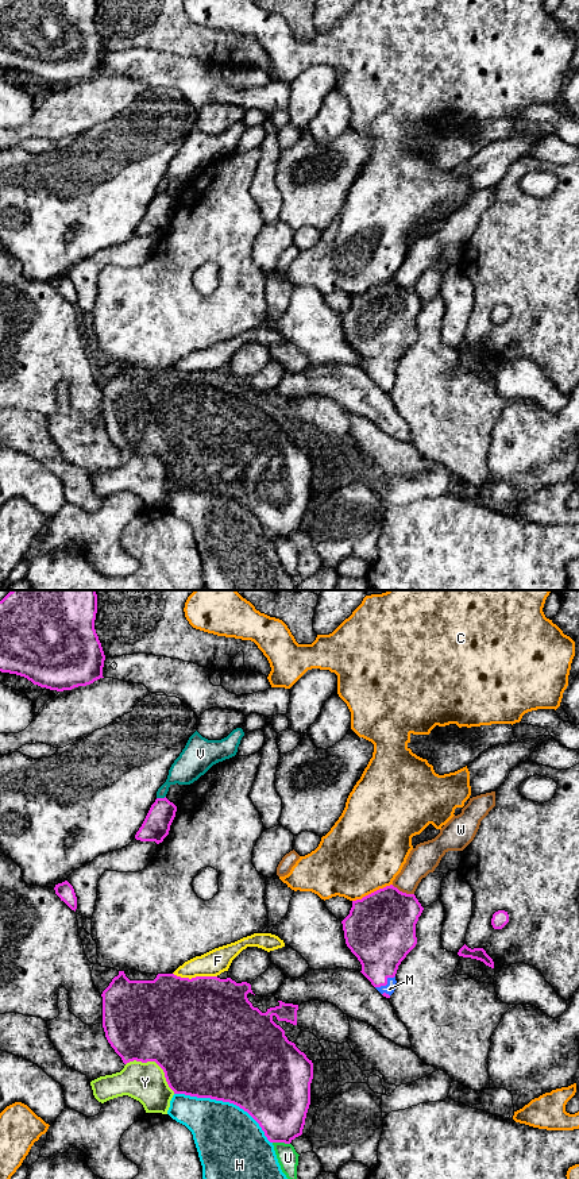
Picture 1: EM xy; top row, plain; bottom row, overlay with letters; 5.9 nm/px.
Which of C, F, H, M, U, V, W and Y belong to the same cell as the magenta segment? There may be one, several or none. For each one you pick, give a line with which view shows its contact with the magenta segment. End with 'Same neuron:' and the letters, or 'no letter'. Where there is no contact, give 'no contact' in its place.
F: contact in xy
M: contact in xy
Same neuron: F, M

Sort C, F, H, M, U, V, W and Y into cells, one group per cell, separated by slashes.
C / F M / H U / V / W / Y

